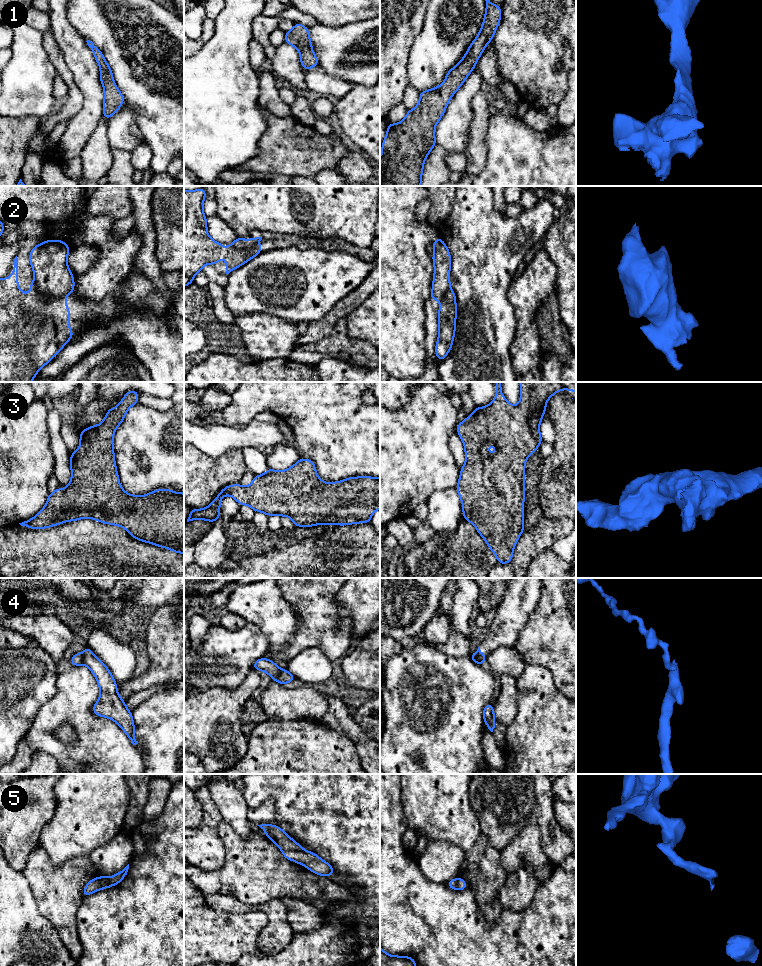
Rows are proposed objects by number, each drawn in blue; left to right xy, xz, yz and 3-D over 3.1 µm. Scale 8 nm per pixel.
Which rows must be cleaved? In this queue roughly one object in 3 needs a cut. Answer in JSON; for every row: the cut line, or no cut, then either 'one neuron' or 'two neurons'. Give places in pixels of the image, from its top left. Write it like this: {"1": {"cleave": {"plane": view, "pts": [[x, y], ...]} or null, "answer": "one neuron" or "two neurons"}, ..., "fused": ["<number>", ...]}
{"1": {"cleave": null, "answer": "one neuron"}, "2": {"cleave": {"plane": "xy", "pts": [[34, 280], [38, 294], [43, 299], [65, 296]]}, "answer": "two neurons"}, "3": {"cleave": null, "answer": "one neuron"}, "4": {"cleave": {"plane": "xy", "pts": [[82, 653], [82, 661], [84, 663]]}, "answer": "two neurons"}, "5": {"cleave": null, "answer": "one neuron"}, "fused": ["2", "4"]}

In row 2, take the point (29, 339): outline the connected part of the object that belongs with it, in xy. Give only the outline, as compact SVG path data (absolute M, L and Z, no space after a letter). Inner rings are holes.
M18 258L14 259L14 267L10 278L0 279L0 382L32 382L38 371L48 364L54 356L74 336L68 323L70 311L66 305L66 296L43 300L36 287L35 281L31 282L30 300L27 292L23 293L18 288Z

